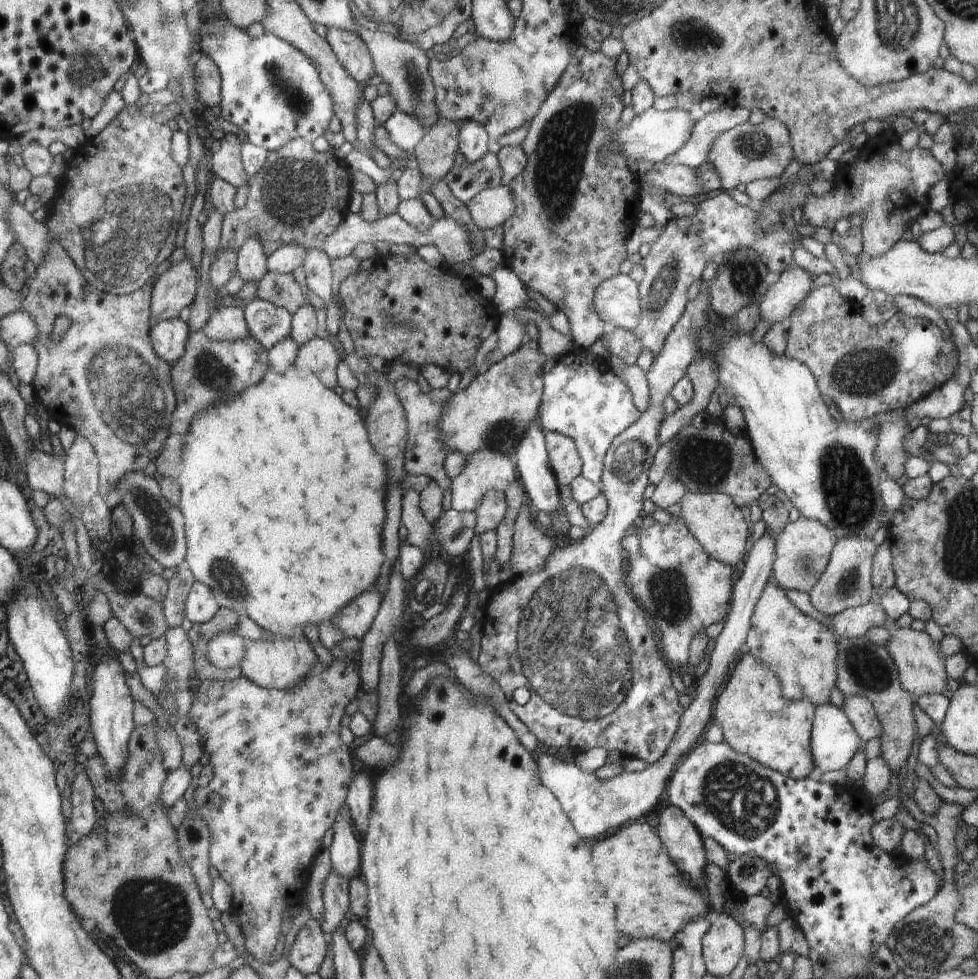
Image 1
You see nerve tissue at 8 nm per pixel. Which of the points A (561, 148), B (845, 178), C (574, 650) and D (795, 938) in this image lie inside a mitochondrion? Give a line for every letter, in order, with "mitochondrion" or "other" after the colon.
A: mitochondrion
B: other
C: mitochondrion
D: other

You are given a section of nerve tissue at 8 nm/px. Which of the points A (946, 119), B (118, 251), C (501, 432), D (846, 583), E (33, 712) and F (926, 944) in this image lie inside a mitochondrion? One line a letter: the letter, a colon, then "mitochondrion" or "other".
A: other
B: mitochondrion
C: mitochondrion
D: mitochondrion
E: other
F: mitochondrion

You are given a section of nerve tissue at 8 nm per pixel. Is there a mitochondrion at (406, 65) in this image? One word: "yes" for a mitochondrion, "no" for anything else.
yes

